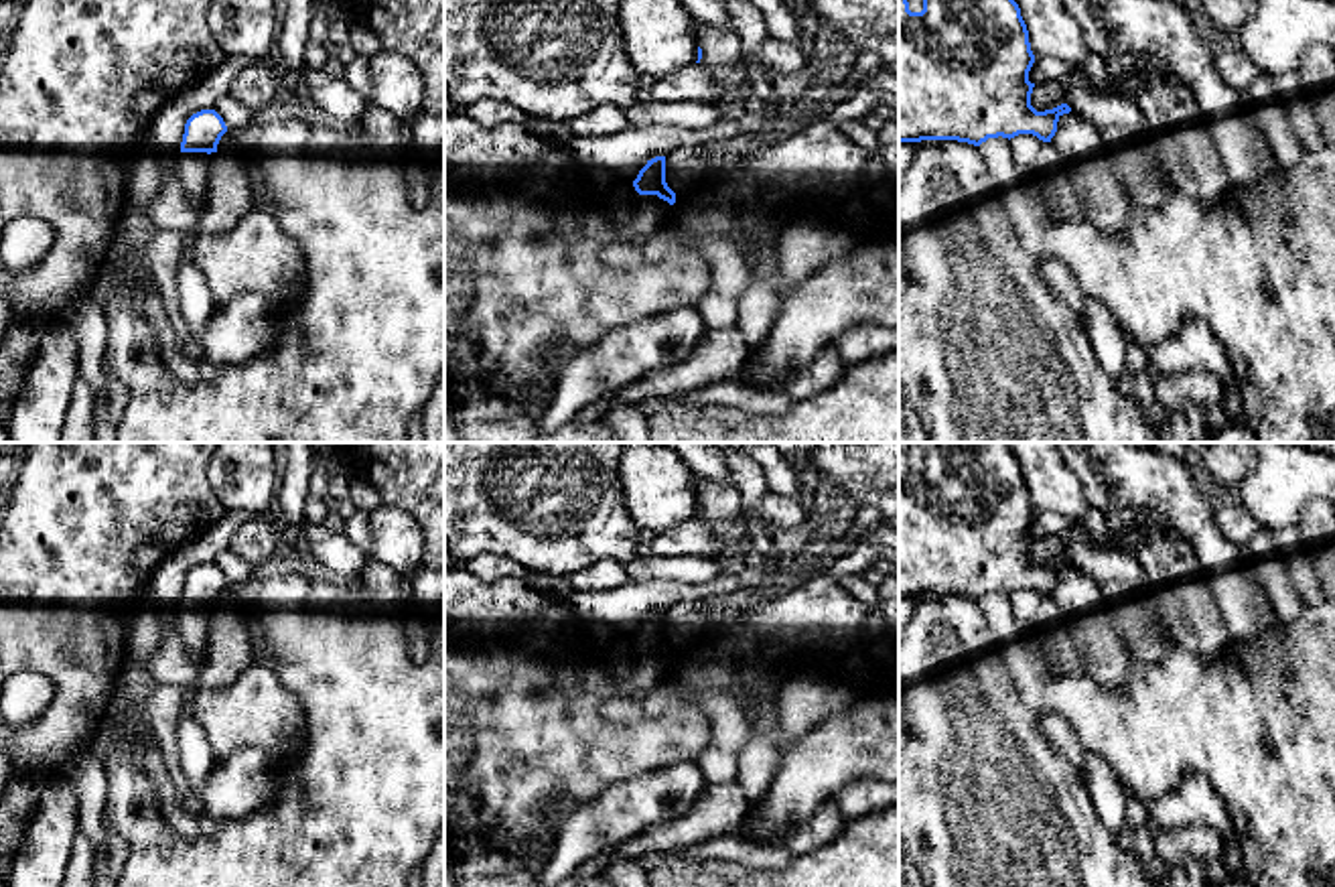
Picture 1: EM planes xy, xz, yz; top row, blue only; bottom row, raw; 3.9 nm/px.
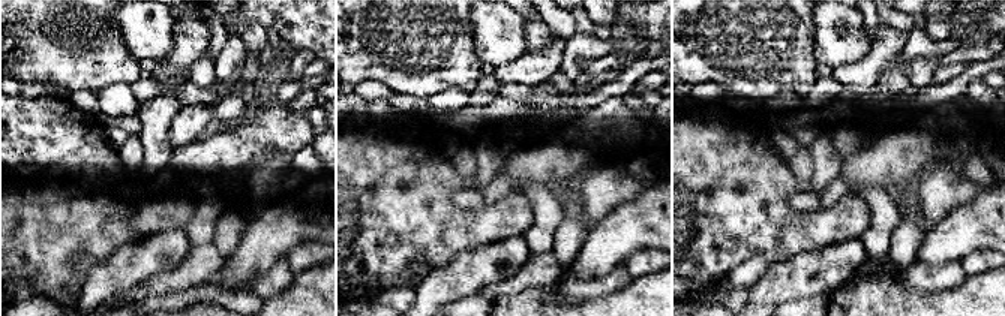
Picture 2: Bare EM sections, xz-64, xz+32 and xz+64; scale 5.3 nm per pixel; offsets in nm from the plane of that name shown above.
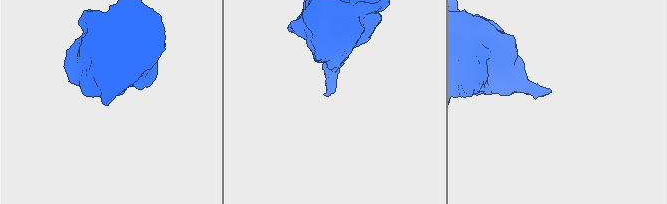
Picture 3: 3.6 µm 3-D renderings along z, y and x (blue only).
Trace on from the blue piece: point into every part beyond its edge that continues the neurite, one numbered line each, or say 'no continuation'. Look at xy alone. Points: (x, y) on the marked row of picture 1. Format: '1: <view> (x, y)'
1: xy (191, 167)

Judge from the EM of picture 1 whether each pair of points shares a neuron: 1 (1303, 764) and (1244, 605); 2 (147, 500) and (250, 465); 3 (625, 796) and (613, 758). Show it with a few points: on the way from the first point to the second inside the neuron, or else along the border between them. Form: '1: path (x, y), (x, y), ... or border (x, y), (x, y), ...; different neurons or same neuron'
1: border (1281, 624), (1248, 640), (1230, 642); different neurons
2: border (207, 463), (212, 492), (226, 508); different neurons
3: border (666, 764), (615, 780), (579, 804); different neurons

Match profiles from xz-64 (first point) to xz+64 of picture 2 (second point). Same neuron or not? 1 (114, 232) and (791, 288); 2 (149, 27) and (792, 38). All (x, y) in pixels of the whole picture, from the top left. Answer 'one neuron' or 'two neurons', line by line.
1: two neurons
2: two neurons

